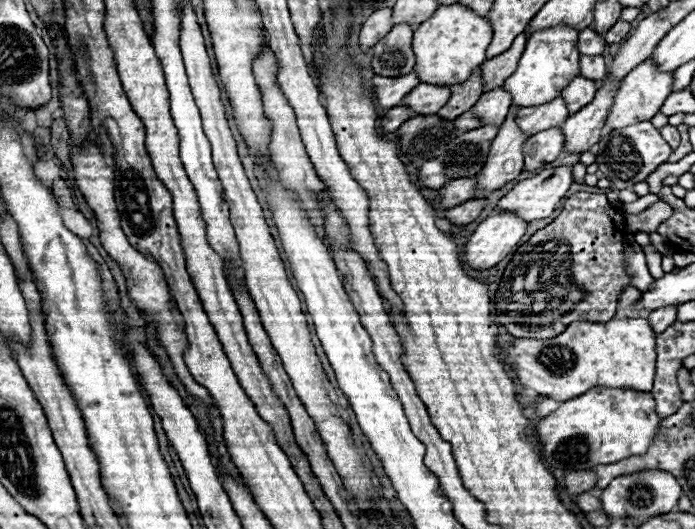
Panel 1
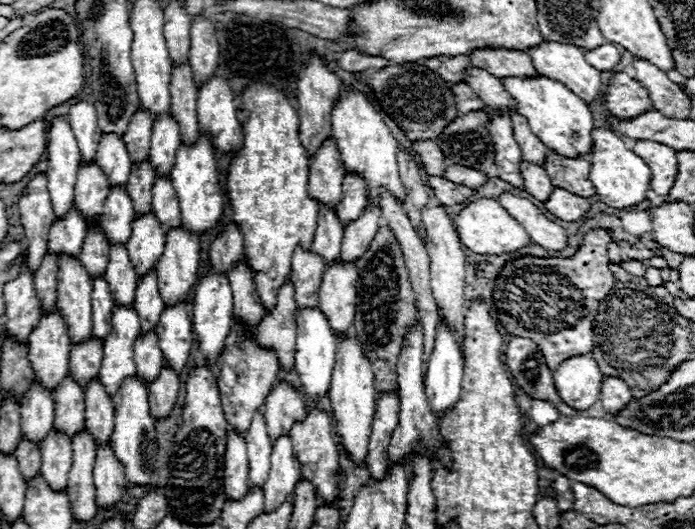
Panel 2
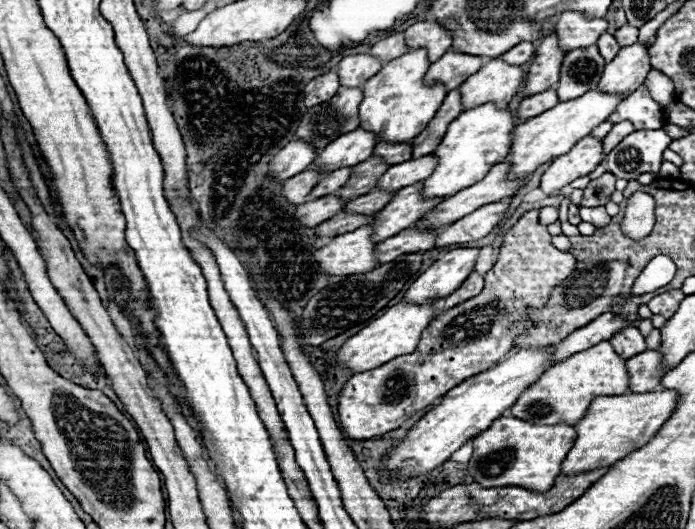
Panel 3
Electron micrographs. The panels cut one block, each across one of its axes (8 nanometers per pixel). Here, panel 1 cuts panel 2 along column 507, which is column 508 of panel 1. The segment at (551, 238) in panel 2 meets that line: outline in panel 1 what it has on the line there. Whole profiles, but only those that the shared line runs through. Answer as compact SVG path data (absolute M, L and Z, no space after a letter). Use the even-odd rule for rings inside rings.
M544 168L534 178L518 182L498 202L498 210L520 212L520 216L528 222L548 218L556 210L558 202L566 196L572 182L572 168Z

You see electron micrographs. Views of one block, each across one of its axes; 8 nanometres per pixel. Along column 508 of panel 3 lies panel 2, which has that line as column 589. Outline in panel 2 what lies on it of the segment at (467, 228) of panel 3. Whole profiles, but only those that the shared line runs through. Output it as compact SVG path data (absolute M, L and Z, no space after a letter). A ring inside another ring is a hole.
M554 188L550 198L544 202L548 212L552 212L554 216L562 218L562 220L568 220L568 222L574 222L576 218L584 216L586 210L590 208L590 200L588 198L582 198L582 196L576 196L564 188Z

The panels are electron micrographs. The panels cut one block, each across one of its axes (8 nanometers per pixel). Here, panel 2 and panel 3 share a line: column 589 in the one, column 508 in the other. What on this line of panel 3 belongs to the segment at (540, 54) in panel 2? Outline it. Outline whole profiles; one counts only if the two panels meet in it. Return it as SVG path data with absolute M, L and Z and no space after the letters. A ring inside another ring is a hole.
M492 58L460 86L464 108L476 108L486 102L496 102L504 108L518 94L524 74L522 66Z

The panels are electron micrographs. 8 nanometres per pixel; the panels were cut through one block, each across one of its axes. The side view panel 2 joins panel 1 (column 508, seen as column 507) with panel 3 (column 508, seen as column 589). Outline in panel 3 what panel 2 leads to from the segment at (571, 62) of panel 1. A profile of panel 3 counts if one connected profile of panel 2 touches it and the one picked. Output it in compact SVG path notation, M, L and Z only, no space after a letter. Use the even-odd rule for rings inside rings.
M494 102L464 110L448 126L442 144L434 150L434 154L438 156L438 166L434 174L428 180L424 180L424 196L428 198L454 196L456 192L482 180L484 172L490 172L492 166L504 162L512 148L512 132L516 128L514 120L516 118L508 108L498 108Z

